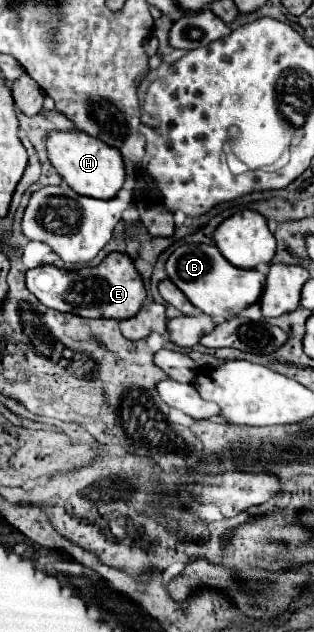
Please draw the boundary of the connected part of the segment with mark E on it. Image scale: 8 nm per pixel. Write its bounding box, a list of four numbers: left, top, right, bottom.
[27,253,145,319]

